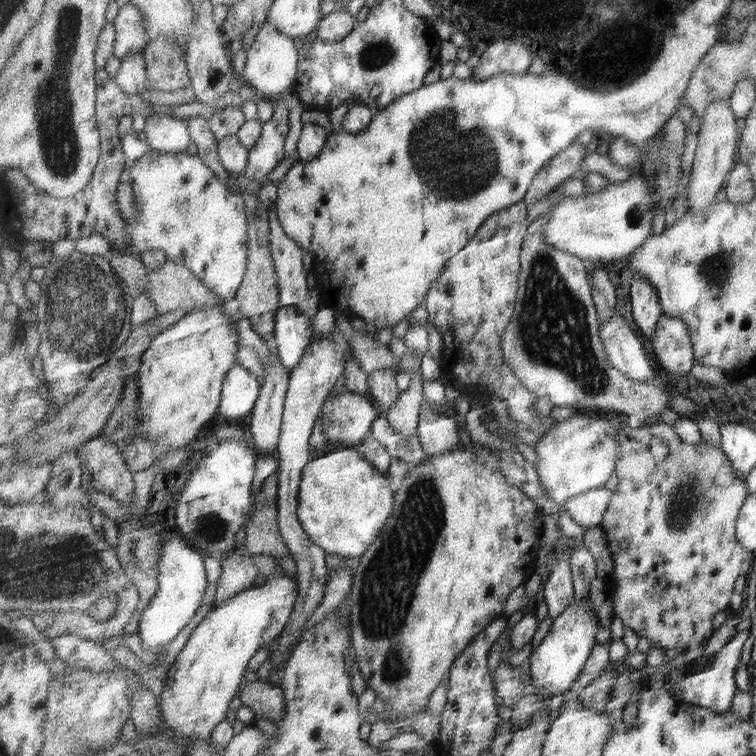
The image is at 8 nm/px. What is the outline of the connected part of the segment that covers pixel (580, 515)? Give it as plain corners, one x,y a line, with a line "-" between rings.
595,489
583,495
569,498
565,501
563,509
572,519
583,528
591,528
603,524
603,517
611,505
615,490

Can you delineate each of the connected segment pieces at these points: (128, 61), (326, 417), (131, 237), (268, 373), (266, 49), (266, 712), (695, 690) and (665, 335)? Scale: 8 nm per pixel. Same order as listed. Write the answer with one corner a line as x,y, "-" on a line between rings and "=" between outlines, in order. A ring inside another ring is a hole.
131,52
122,59
121,70
115,76
119,86
129,95
147,90
147,61
143,52
=
339,389
321,408
323,432
327,442
359,445
371,435
382,411
369,395
=
149,152
131,166
126,173
127,182
133,186
135,197
141,203
137,223
128,223
125,252
137,257
151,250
167,253
167,258
185,265
219,297
234,303
246,278
249,254
249,214
245,200
225,186
225,182
211,170
198,153
=
274,346
273,356
275,361
271,361
265,369
265,381
260,390
259,398
251,412
251,422
249,425
253,436
254,446
257,454
263,456
265,454
276,454
276,450
282,433
284,406
289,388
290,369
288,369
281,361
277,348
=
263,25
254,42
248,48
246,67
241,81
255,87
261,97
275,99
286,92
299,74
299,47
295,46
295,39
291,35
281,33
273,25
=
259,679
246,682
241,687
240,700
255,714
270,719
275,724
279,720
285,720
286,699
279,686
=
744,615
744,618
741,619
737,627
737,633
733,636
729,644
725,645
719,653
709,657
705,668
701,672
687,675
682,682
675,684
675,690
672,693
674,698
682,702
713,710
719,714
732,711
735,696
740,690
738,688
737,678
735,677
738,674
739,662
741,662
741,652
743,652
743,646
747,642
747,638
751,635
751,619
=
663,313
652,346
659,366
672,375
689,375
695,360
694,346
689,325
682,318

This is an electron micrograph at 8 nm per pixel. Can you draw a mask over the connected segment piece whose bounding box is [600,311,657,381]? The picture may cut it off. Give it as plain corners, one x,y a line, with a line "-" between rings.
619,312
600,324
600,336
611,364
627,377
635,381
652,381
656,377
655,365
641,336

